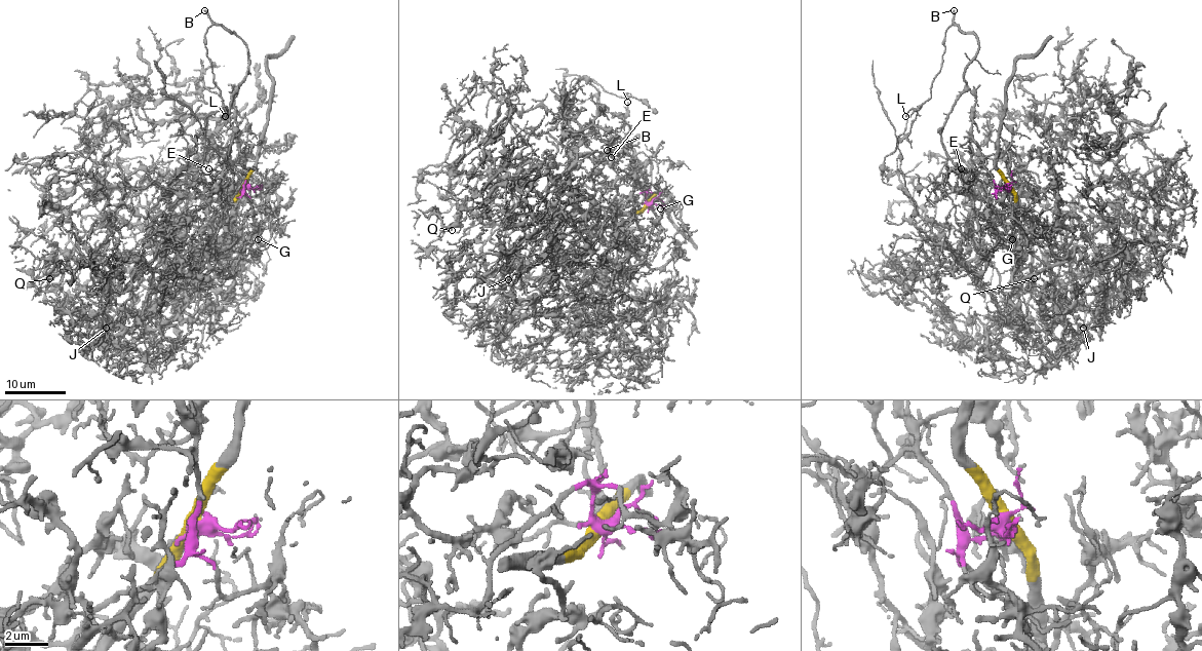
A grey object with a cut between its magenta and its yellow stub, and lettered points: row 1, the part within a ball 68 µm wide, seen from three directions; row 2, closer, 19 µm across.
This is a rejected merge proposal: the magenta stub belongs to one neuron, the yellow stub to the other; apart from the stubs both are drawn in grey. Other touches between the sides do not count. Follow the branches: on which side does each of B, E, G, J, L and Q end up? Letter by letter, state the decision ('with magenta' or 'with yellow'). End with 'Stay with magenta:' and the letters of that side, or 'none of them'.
B: with magenta
E: with magenta
G: with yellow
J: with yellow
L: with magenta
Q: with yellow
Stay with magenta: B, E, L

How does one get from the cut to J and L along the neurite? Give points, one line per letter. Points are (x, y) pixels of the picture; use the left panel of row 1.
J: (244, 186), (184, 277), (184, 294), (170, 303), (164, 296), (145, 311), (116, 312), (102, 318), (107, 328)
L: (244, 186), (234, 93), (247, 65), (246, 44), (211, 25), (205, 31), (206, 56), (225, 116)

